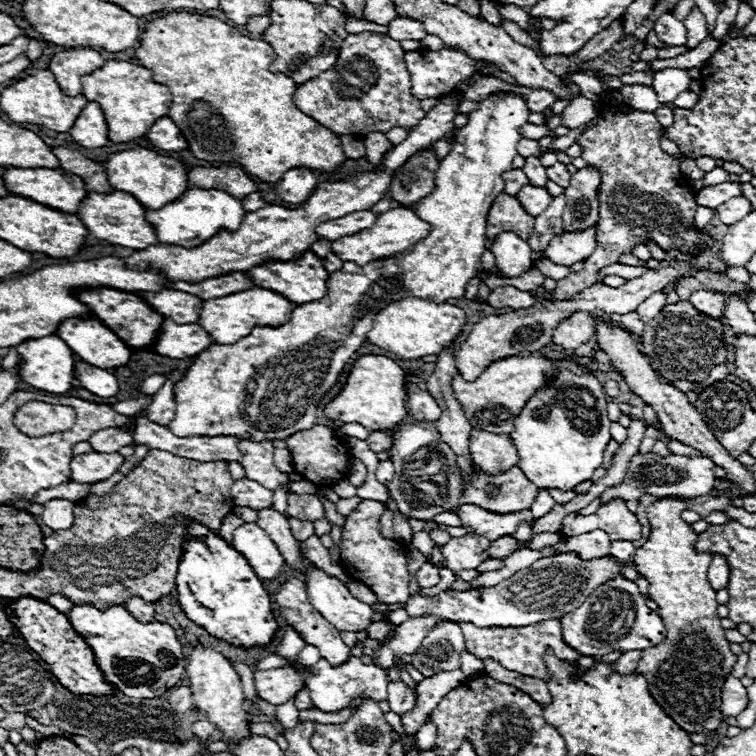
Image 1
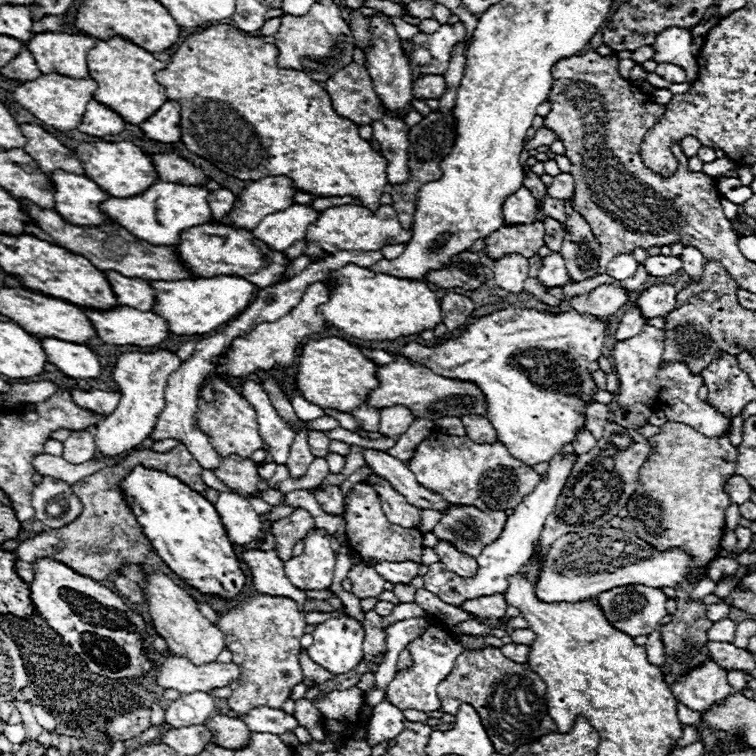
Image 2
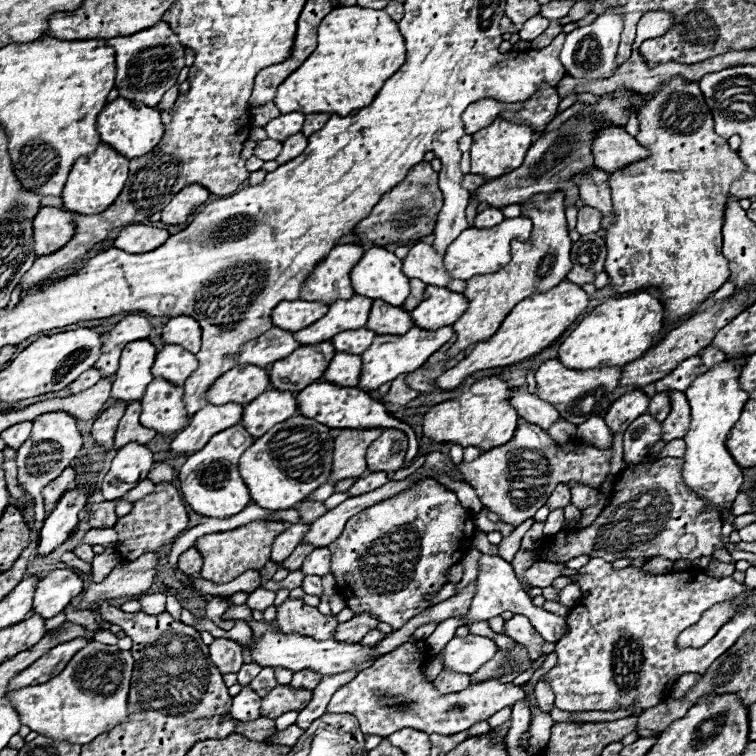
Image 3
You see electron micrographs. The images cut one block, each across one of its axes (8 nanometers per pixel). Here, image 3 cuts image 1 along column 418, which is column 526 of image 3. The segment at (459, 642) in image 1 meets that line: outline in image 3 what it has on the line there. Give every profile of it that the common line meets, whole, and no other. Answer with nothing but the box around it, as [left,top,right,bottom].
[472,644,532,682]

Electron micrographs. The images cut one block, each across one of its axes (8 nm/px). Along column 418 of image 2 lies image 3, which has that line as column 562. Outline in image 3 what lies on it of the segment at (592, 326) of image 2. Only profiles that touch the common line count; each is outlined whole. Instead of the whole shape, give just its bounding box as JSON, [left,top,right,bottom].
[558,292,664,370]

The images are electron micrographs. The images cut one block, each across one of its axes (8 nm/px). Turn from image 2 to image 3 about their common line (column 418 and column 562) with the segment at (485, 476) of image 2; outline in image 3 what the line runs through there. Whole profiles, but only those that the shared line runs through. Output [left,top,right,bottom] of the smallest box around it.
[460,418,612,526]

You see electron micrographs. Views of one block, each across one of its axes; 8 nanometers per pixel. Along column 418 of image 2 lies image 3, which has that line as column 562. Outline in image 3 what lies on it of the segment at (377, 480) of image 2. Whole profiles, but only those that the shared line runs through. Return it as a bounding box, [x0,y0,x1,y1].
[544,510,564,536]

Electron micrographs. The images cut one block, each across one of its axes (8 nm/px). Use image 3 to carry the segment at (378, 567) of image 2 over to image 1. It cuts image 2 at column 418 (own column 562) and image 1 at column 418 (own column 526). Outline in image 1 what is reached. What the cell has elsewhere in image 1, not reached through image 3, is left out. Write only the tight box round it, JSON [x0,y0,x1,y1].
[416,562,440,588]

